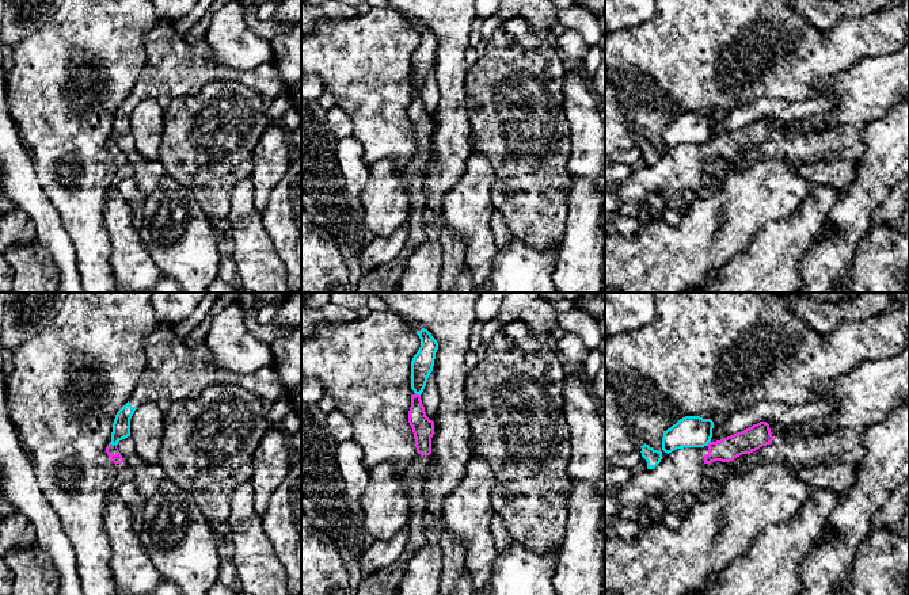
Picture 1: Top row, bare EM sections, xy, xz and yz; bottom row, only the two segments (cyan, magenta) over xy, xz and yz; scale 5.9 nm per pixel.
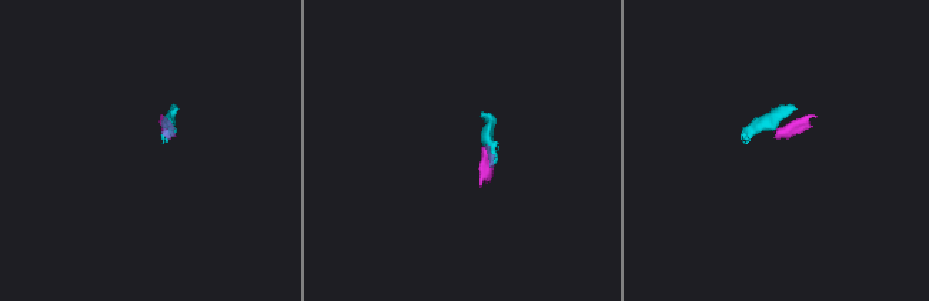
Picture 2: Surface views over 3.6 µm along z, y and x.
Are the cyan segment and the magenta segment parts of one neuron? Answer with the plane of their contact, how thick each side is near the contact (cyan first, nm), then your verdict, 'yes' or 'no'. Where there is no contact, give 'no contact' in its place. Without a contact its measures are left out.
xy | 110/60 nm | no

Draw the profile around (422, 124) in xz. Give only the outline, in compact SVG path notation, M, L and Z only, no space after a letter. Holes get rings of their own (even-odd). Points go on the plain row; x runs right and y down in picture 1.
M419 91L411 92L408 119L412 125L417 144L417 150L408 160L403 175L408 195L408 237L403 249L392 262L364 274L355 287L355 293L395 293L408 258L427 240L423 232L423 217L427 213L423 194L423 175L430 159L434 118L426 112Z

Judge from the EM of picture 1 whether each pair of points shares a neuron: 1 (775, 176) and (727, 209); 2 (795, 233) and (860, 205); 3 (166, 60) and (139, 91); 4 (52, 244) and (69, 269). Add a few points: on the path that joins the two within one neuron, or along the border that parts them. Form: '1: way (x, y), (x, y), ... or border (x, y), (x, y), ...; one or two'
1: way (763, 189), (740, 209); one
2: border (845, 191), (829, 214), (829, 231), (813, 247); two
3: way (162, 68), (147, 83); one
4: way (57, 250), (64, 256), (65, 263); one

